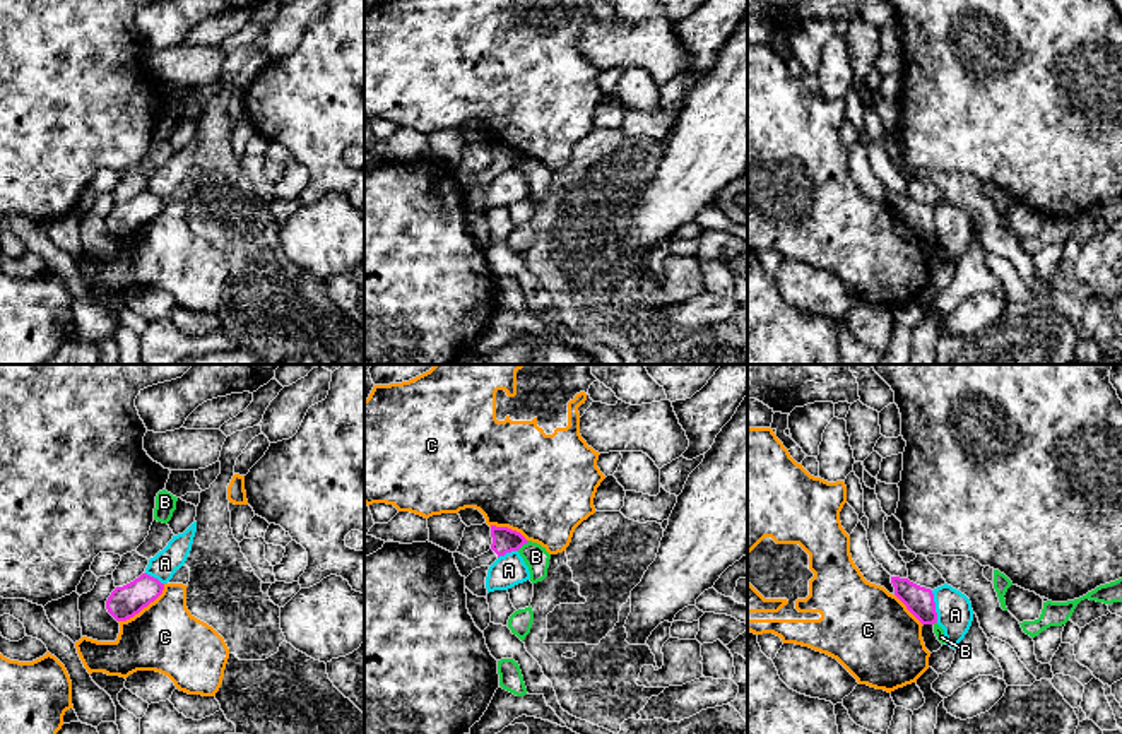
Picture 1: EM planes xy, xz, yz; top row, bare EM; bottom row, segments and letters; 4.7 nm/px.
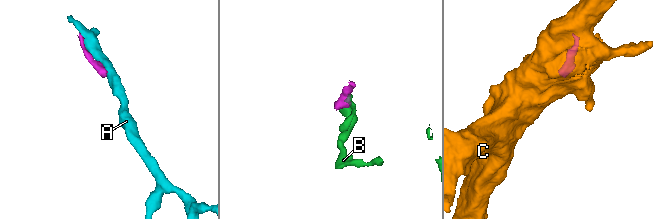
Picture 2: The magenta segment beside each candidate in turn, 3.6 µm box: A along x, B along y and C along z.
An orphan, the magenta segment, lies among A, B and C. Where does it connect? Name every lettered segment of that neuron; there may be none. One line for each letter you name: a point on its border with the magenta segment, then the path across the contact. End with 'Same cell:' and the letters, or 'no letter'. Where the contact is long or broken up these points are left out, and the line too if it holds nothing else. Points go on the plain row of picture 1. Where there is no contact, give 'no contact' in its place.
Same cell: no letter

